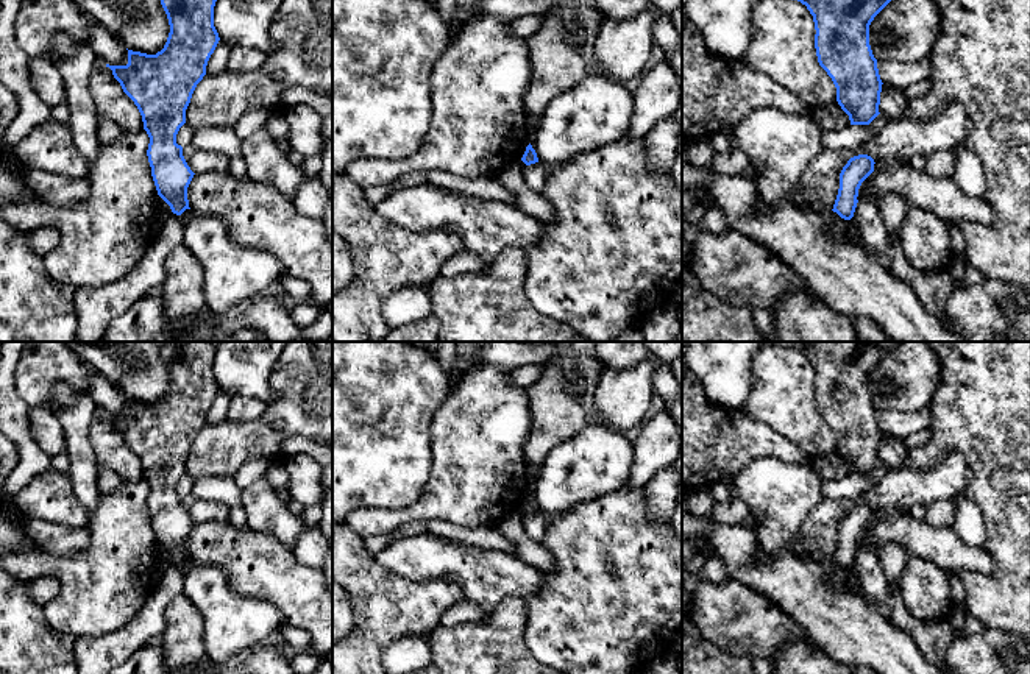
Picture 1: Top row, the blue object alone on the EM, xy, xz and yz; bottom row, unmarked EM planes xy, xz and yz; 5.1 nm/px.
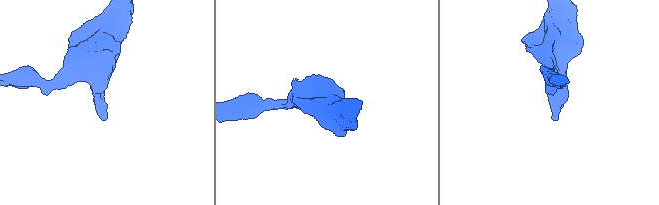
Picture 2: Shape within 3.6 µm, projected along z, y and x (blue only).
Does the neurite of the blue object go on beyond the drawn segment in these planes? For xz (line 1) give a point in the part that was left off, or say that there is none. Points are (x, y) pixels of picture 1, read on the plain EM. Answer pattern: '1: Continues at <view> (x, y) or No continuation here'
1: No continuation here

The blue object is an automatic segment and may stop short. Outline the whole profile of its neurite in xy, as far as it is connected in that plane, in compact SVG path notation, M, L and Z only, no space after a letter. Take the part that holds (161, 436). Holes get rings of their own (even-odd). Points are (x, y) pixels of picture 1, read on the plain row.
M156 342L167 364L170 382L156 404L128 399L126 415L109 415L123 442L137 456L144 479L150 487L147 506L158 545L181 565L189 557L187 537L194 521L176 493L176 484L186 473L186 459L197 434L206 424L206 415L220 387L214 376L214 356L222 342Z

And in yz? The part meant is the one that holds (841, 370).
M760 342L797 349L815 371L819 415L836 437L851 474L869 474L880 462L882 429L869 395L874 367L902 342Z

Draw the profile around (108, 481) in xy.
M98 466L97 487L101 495L109 495L123 484L123 479L106 466Z

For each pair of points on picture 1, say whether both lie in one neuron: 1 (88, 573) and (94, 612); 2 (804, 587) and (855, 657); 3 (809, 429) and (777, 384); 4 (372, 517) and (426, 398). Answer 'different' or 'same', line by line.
1: same
2: same
3: same
4: different

